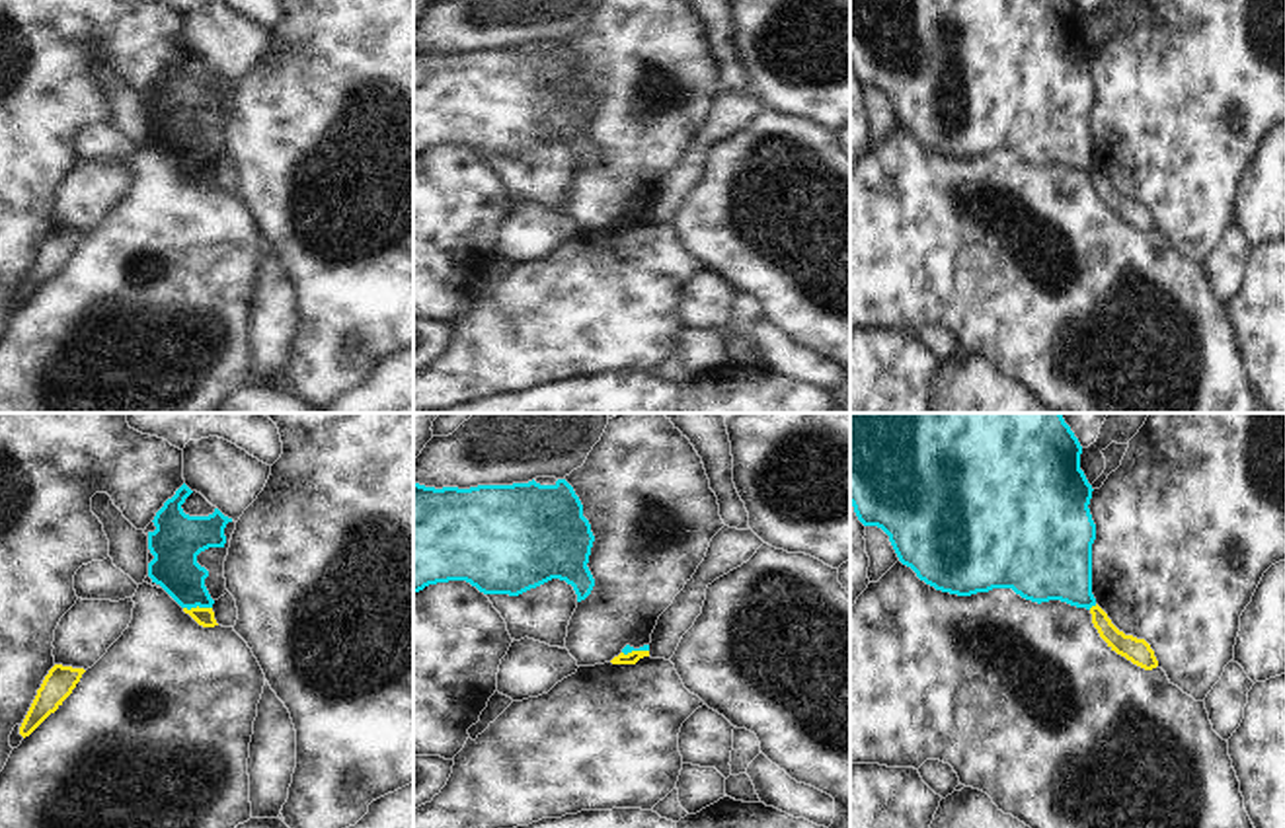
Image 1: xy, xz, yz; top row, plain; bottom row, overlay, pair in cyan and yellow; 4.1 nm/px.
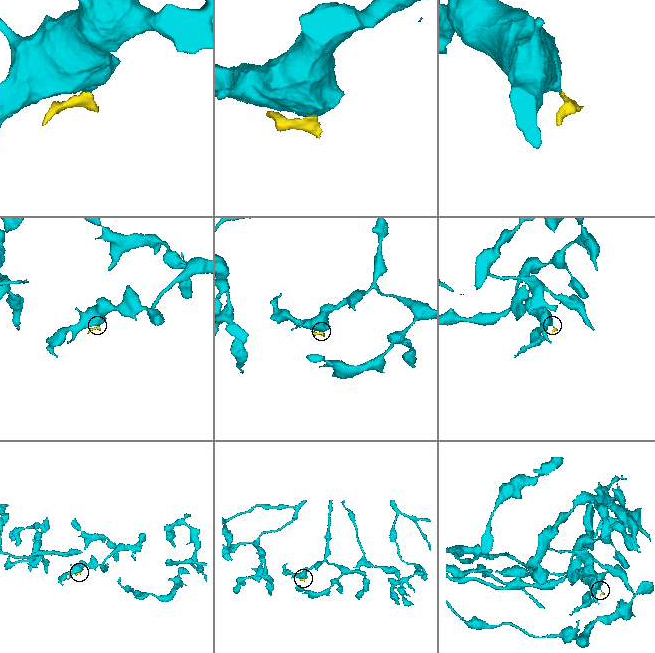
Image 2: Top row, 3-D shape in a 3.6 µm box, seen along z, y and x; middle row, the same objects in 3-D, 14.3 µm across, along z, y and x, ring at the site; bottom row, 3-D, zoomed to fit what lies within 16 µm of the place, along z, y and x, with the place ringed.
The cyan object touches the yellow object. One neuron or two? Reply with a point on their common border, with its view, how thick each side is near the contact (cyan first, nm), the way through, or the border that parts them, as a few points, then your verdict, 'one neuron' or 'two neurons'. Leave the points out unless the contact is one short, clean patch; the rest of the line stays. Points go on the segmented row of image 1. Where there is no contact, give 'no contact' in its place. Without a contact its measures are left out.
contact xy (197, 604); calibres 190 and 80 nm; border xy (184, 606), (211, 608); two neurons

